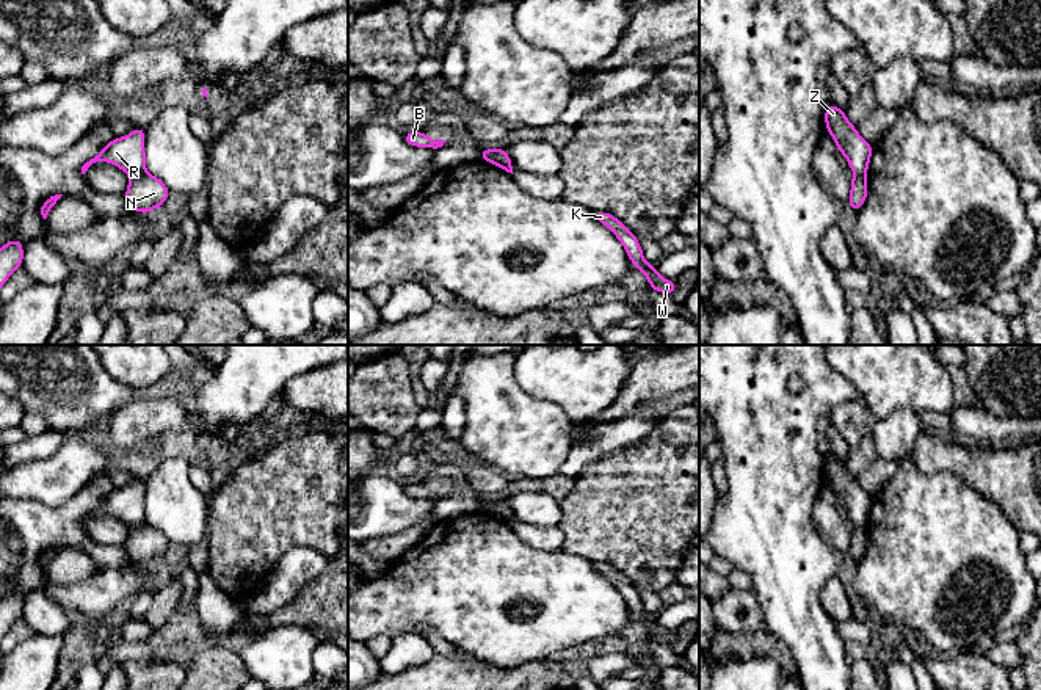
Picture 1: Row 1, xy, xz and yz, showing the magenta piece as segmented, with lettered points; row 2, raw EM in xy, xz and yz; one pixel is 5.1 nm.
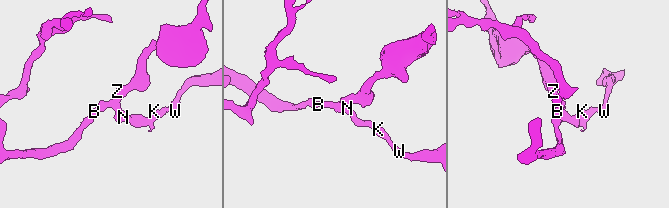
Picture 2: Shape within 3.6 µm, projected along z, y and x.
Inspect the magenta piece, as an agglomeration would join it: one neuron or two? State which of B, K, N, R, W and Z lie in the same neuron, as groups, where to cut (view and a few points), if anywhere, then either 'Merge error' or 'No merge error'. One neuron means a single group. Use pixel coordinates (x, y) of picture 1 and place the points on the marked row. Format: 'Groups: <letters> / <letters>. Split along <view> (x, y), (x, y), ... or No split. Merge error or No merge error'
Groups: B R Z / K N W. Split along xy (145, 170), (130, 176). Merge error

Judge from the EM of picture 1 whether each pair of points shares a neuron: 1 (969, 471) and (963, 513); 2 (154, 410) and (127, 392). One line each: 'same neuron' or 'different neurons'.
1: different neurons
2: different neurons

